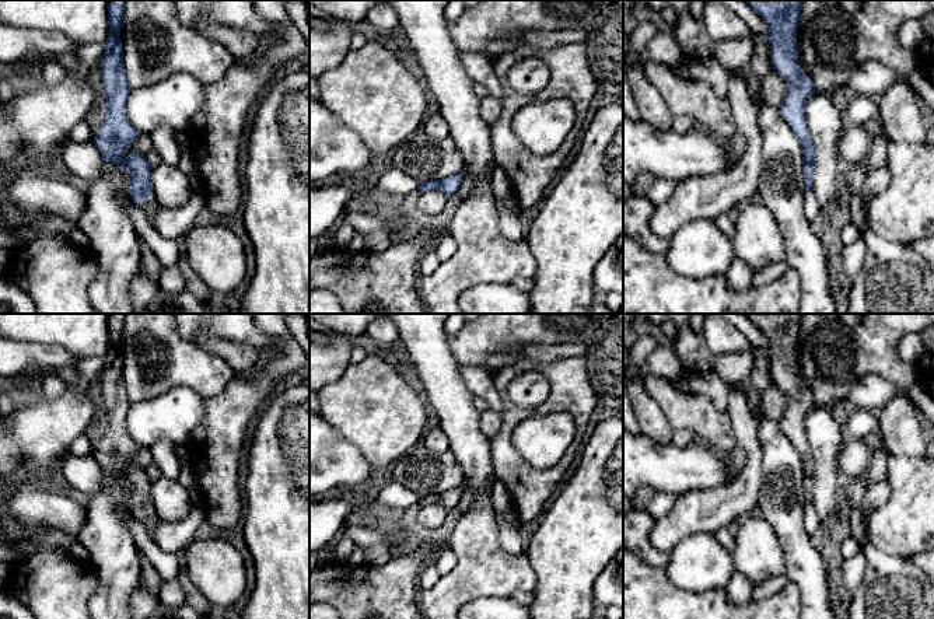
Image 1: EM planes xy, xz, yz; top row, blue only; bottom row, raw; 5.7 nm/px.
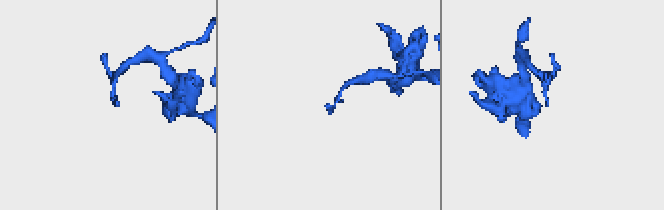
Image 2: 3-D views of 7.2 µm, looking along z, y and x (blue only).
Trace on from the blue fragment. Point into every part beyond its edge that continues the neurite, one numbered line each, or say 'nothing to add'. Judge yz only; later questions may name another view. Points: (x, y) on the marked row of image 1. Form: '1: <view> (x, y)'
nothing to add

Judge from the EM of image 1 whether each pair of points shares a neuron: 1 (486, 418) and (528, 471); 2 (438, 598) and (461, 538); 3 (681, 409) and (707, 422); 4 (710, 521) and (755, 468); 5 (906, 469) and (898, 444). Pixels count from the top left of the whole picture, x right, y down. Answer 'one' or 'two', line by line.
1: two
2: one
3: one
4: one
5: two

